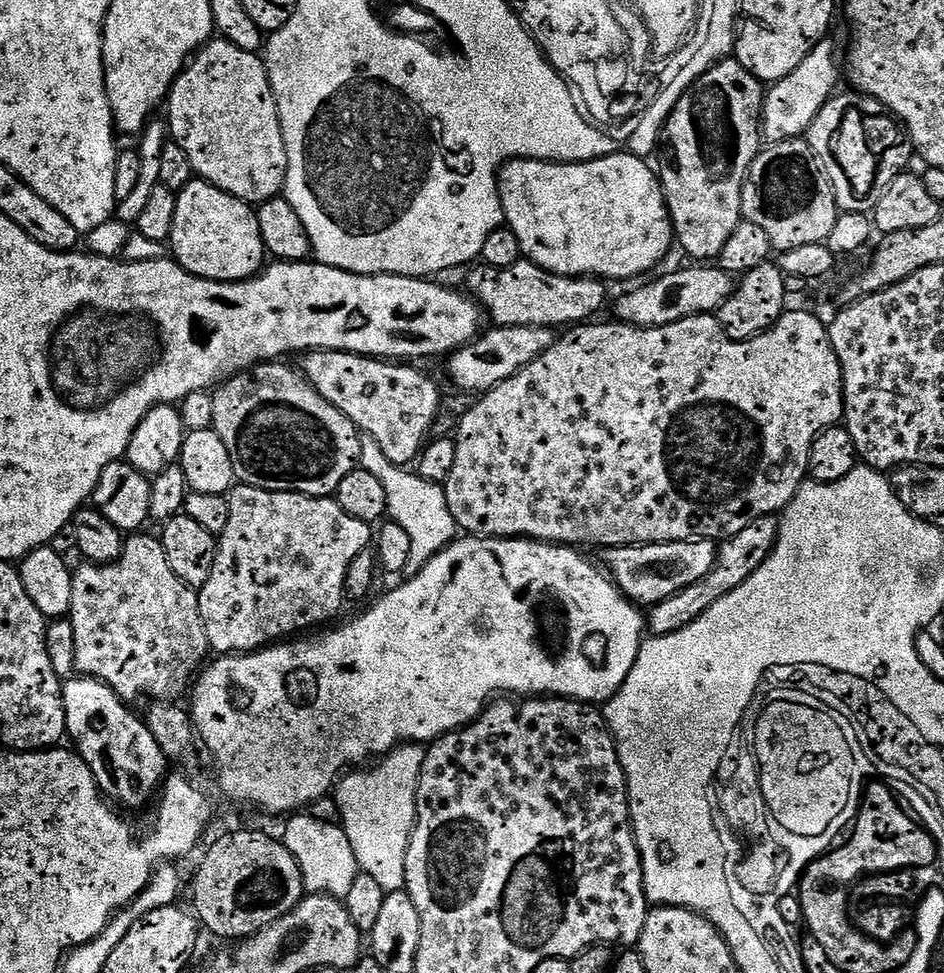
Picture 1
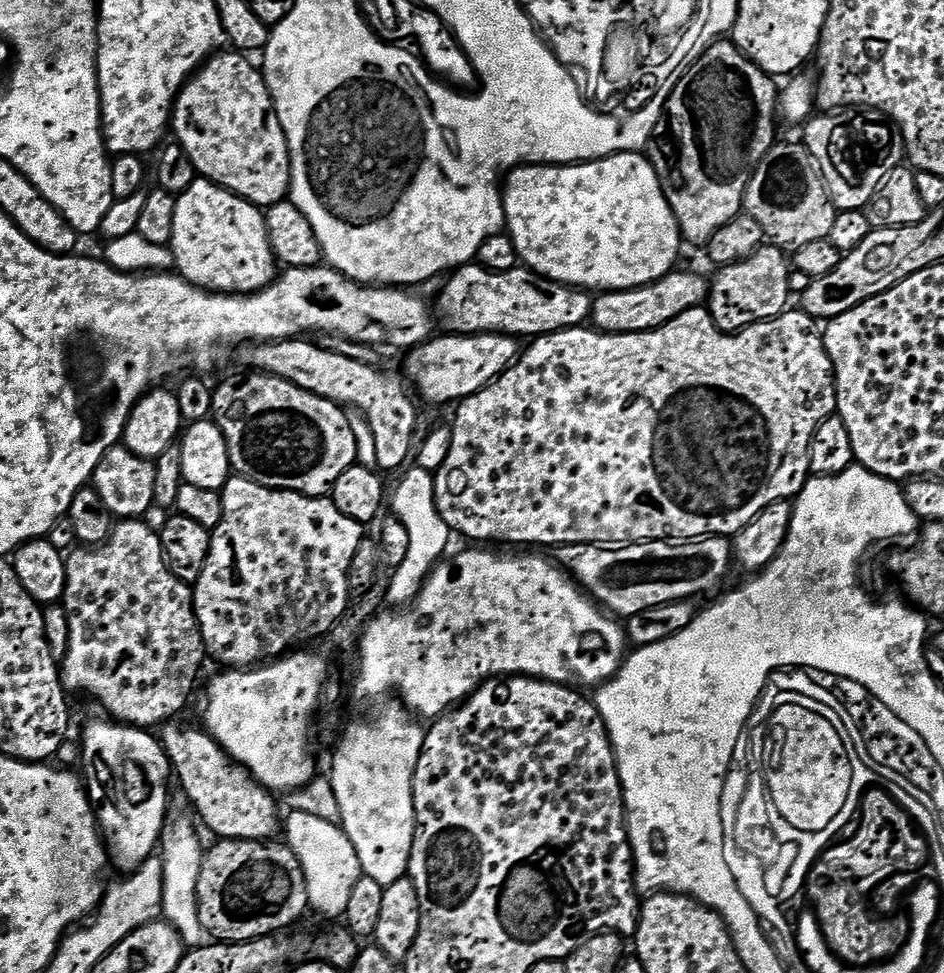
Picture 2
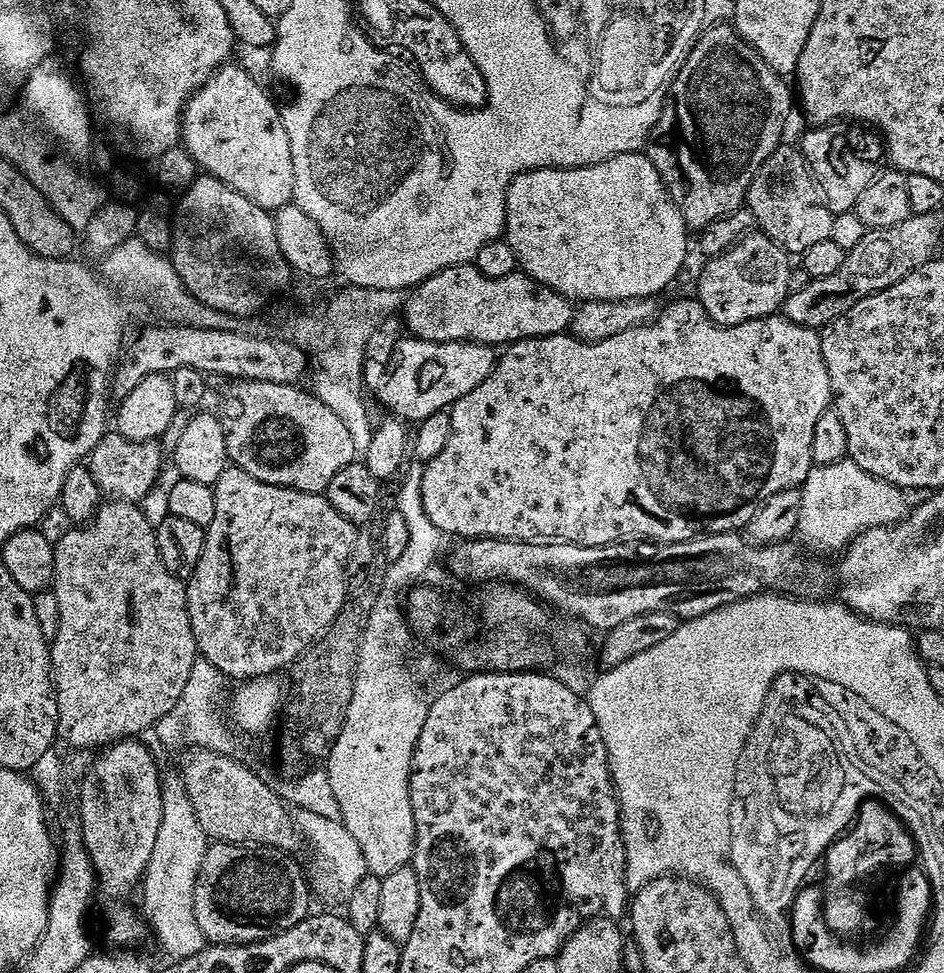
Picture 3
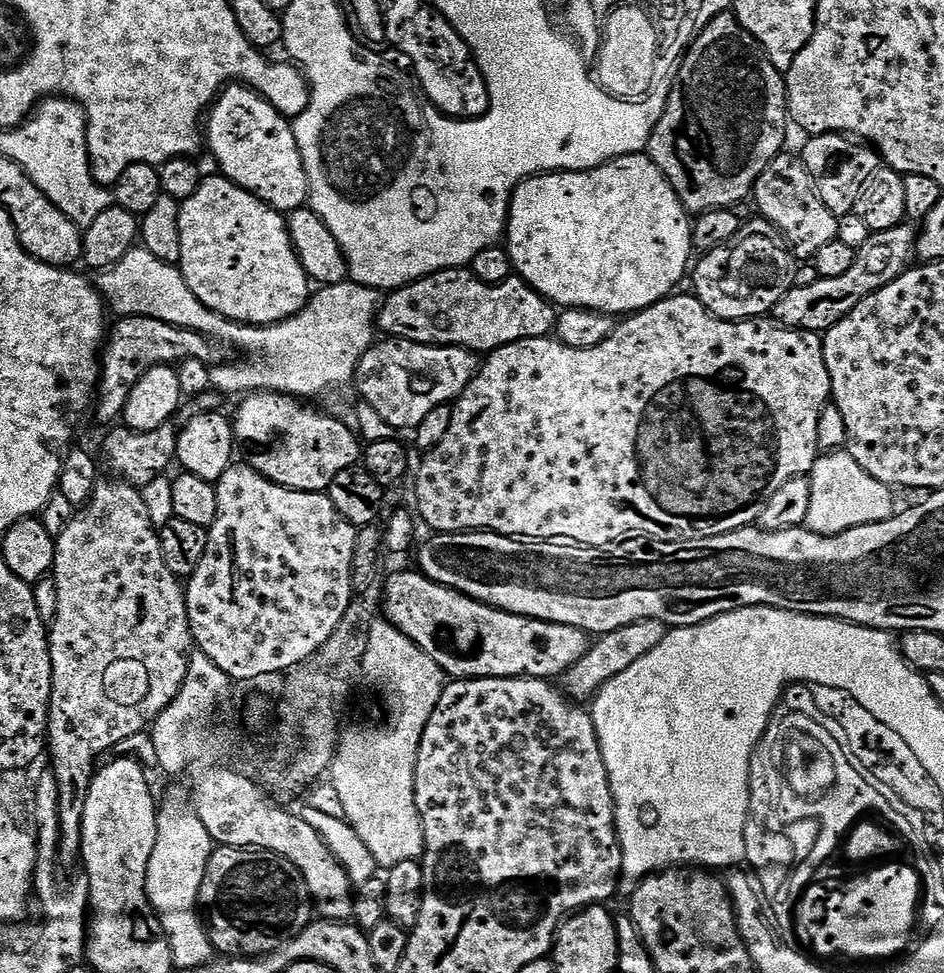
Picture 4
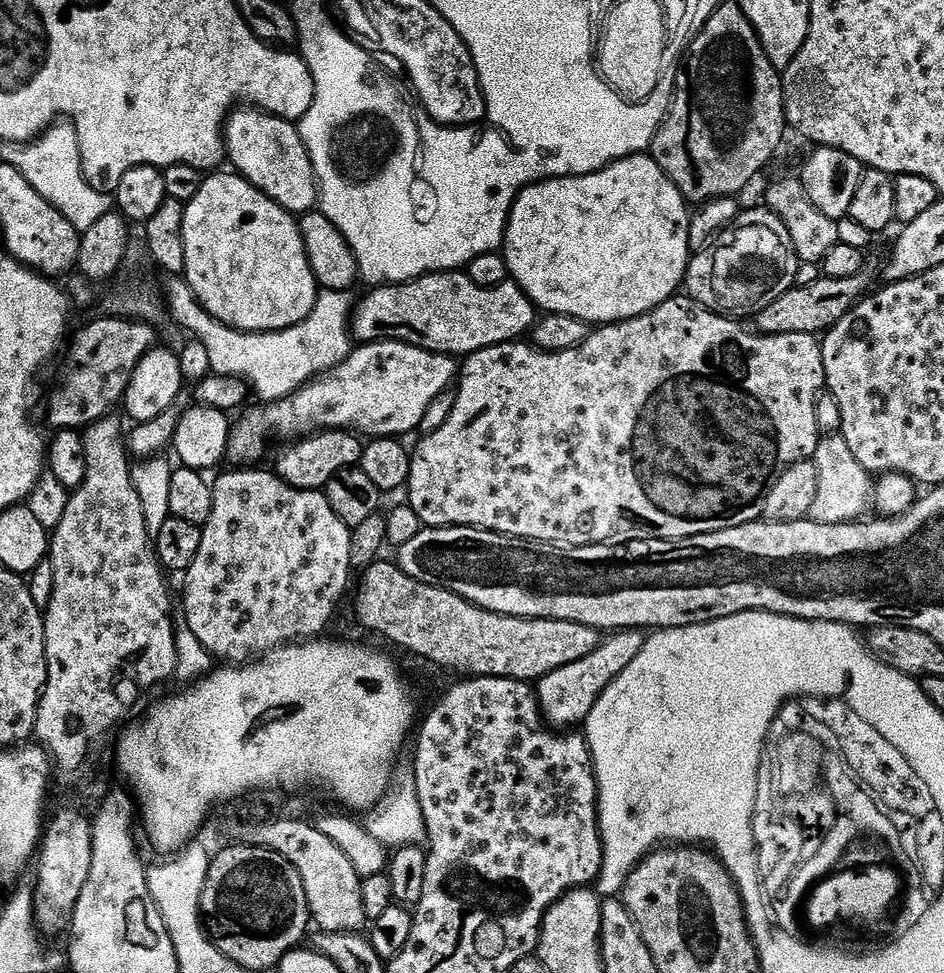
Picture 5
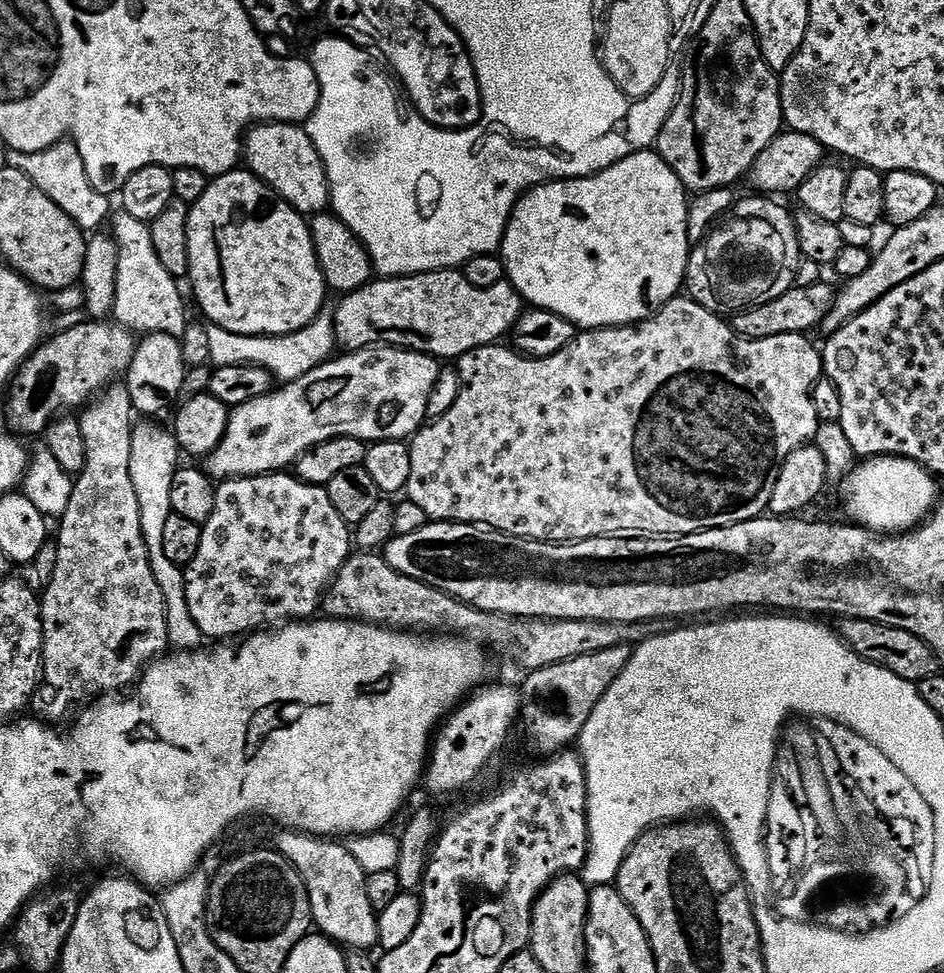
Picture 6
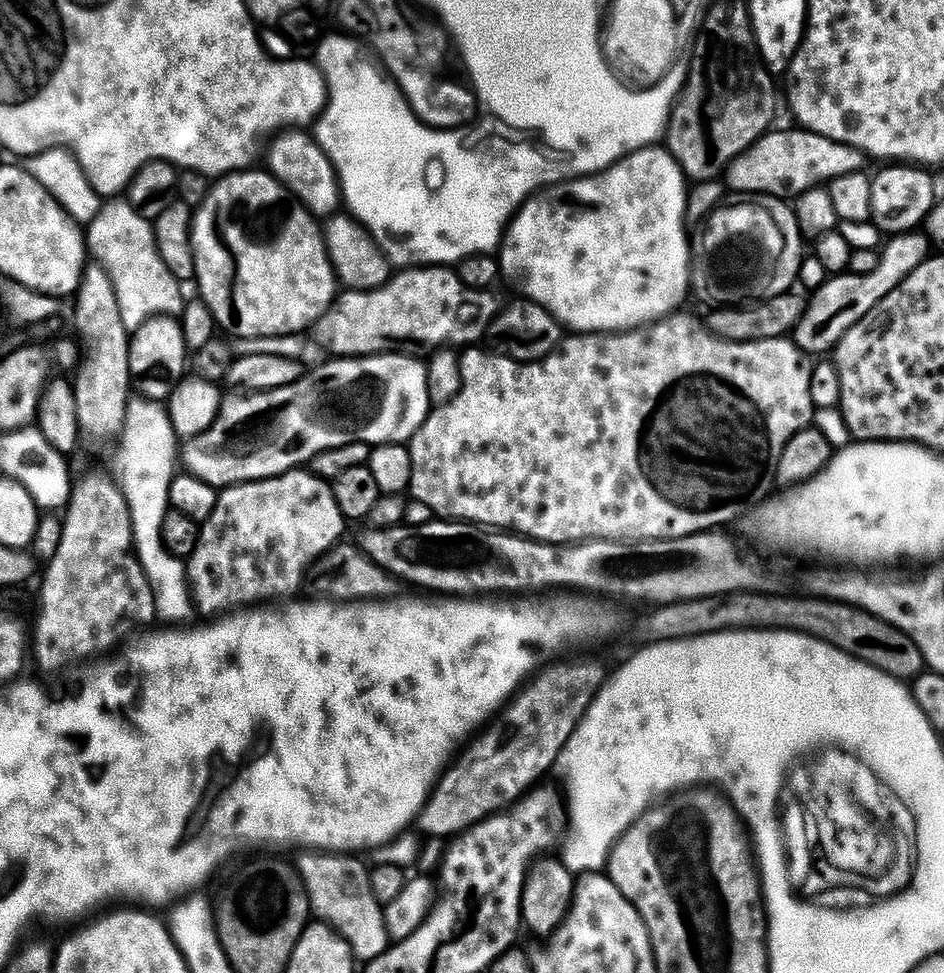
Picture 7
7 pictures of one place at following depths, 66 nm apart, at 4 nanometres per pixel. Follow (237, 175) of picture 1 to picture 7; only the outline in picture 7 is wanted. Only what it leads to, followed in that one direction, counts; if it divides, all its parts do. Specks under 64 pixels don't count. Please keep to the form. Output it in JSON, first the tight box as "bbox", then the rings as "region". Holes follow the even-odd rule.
{"bbox":[266,130,342,218],"region":[[[285,130],[272,142],[273,144],[269,148],[267,145],[266,148],[267,171],[275,176],[313,216],[327,218],[337,215],[342,208],[340,180],[336,177],[336,167],[315,139],[304,130]]]}

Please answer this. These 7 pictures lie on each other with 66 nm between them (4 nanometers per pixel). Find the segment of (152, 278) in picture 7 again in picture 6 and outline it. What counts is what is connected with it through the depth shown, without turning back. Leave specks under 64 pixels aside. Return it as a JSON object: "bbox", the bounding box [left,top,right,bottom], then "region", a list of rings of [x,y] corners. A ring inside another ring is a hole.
{"bbox":[112,212,190,339],"region":[[[123,212],[116,215],[112,220],[112,233],[119,250],[116,300],[112,311],[115,323],[137,334],[160,332],[179,339],[188,329],[190,318],[186,316],[177,277],[163,269],[155,253],[148,224]]]}

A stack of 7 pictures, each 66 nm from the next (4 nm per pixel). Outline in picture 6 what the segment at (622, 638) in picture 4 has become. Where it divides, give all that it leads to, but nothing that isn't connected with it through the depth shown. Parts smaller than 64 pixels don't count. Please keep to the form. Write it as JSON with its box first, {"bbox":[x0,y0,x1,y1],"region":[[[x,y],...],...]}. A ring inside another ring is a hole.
{"bbox":[520,644,633,754],"region":[[[619,644],[596,654],[582,654],[582,658],[570,658],[566,662],[558,662],[525,675],[520,720],[529,742],[540,754],[565,751],[579,741],[586,722],[590,722],[594,706],[625,669],[633,651],[631,645]]]}

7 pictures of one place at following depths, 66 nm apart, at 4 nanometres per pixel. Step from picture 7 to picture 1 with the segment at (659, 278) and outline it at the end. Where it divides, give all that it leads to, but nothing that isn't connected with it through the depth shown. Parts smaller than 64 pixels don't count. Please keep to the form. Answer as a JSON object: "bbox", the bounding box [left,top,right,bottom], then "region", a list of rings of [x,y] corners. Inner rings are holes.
{"bbox":[498,150,674,282],"region":[[[627,150],[613,152],[607,156],[600,156],[597,160],[583,162],[549,162],[547,160],[509,160],[498,173],[500,186],[500,201],[504,211],[504,224],[514,234],[518,234],[521,253],[538,267],[556,276],[594,276],[605,282],[612,280],[632,280],[635,276],[647,277],[651,268],[656,268],[664,260],[664,255],[674,248],[674,233],[672,218],[668,214],[668,203],[664,200],[664,191],[660,185],[659,175],[647,164],[647,159],[633,156]]]}

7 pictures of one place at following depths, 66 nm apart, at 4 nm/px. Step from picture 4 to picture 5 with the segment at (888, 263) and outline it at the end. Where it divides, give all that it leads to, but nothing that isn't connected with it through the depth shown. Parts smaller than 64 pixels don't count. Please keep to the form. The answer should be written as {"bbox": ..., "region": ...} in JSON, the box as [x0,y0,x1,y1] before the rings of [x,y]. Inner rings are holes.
{"bbox":[755,270,869,336],"region":[[[863,270],[852,278],[824,276],[811,286],[792,287],[786,294],[782,294],[782,298],[774,298],[770,306],[755,313],[755,331],[765,336],[777,336],[778,334],[816,336],[827,332],[869,291],[867,274],[868,272]]]}

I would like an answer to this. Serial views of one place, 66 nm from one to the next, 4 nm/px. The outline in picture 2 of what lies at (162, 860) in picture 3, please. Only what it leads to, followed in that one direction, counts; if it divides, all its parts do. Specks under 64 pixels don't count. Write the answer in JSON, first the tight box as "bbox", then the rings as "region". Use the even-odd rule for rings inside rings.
{"bbox":[158,816,206,948],"region":[[[184,816],[177,820],[169,819],[164,825],[164,834],[158,845],[158,855],[162,862],[162,916],[188,948],[199,947],[205,935],[198,914],[198,874],[202,870],[206,848],[200,845],[197,825],[193,824]]]}

